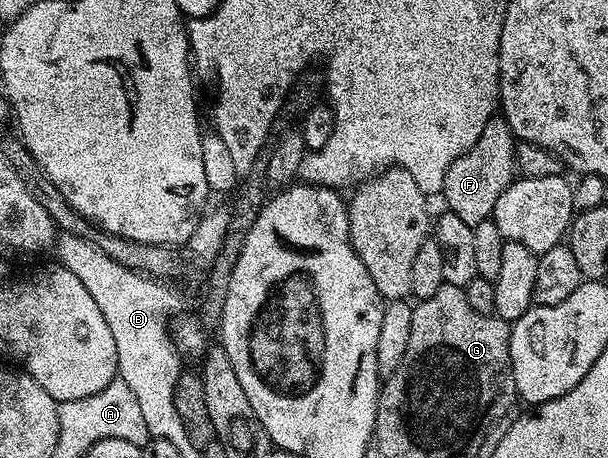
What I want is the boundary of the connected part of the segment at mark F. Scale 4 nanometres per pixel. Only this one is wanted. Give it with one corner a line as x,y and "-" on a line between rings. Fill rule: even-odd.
493,118
485,122
485,130
481,130
481,138
473,142
471,149
445,170
445,182
441,199
444,200
446,211
457,214
461,222
472,226
483,220
494,217
497,198
505,194
517,176
517,137
511,132
511,127
502,118

